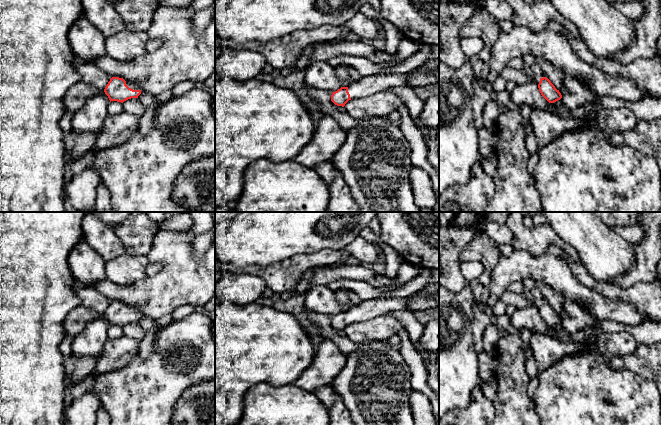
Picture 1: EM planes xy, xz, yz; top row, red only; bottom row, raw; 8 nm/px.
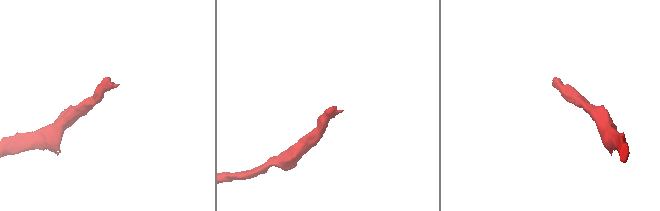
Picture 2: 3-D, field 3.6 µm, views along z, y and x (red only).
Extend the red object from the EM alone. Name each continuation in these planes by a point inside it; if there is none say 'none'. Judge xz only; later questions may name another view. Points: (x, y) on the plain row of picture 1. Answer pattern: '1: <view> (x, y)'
1: xz (367, 309)

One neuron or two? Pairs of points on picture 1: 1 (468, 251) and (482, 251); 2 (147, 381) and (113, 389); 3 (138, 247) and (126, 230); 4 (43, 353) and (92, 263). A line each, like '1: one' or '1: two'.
1: one
2: one
3: one
4: two

